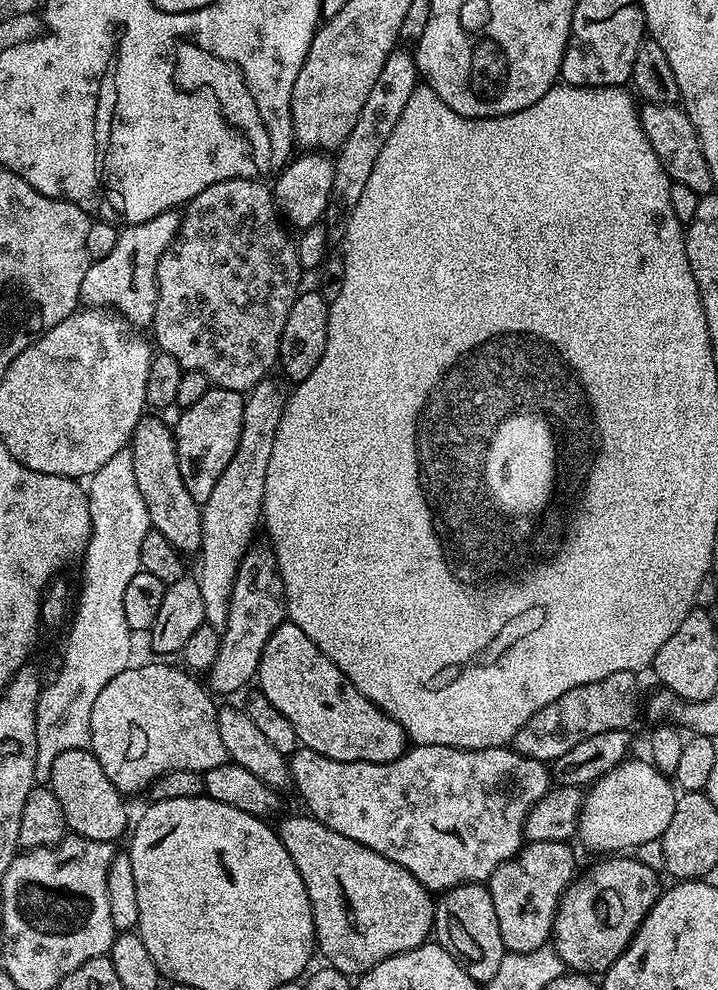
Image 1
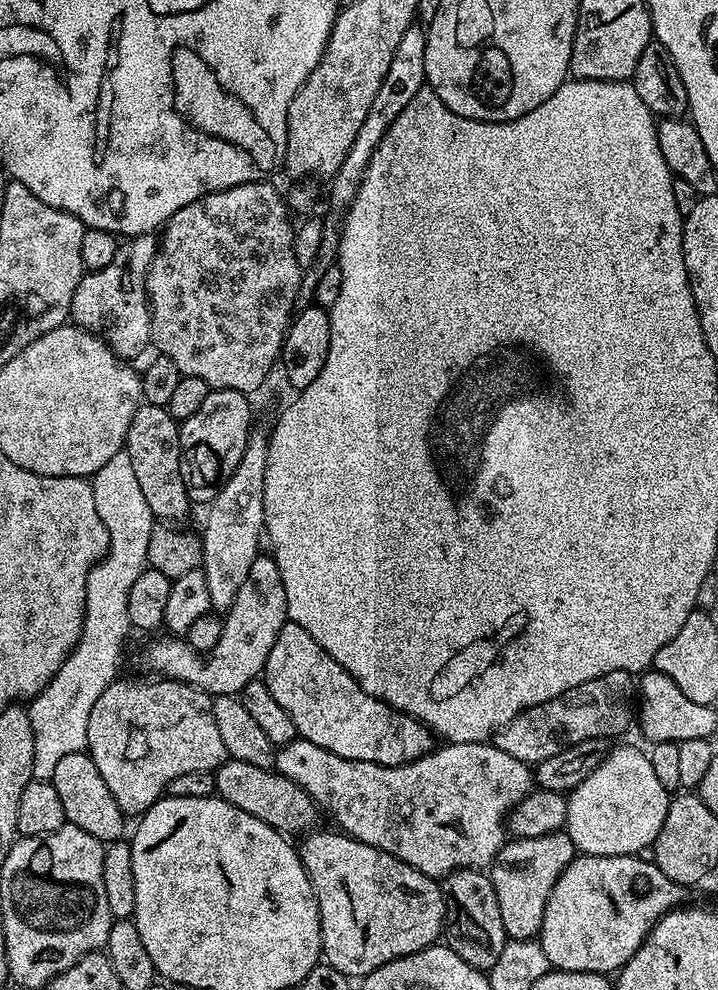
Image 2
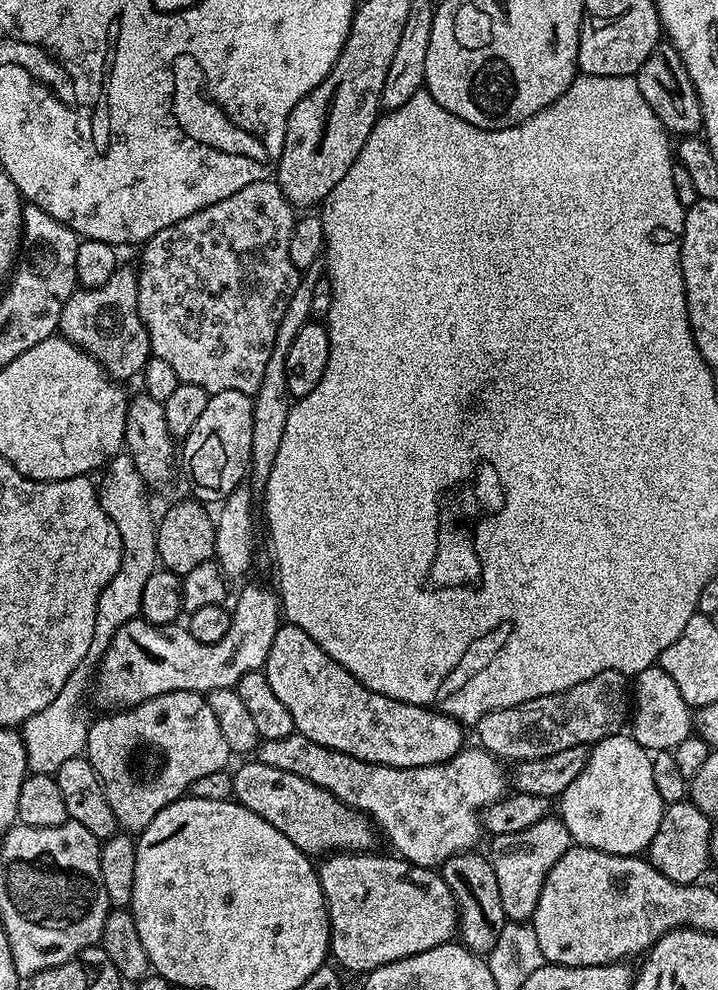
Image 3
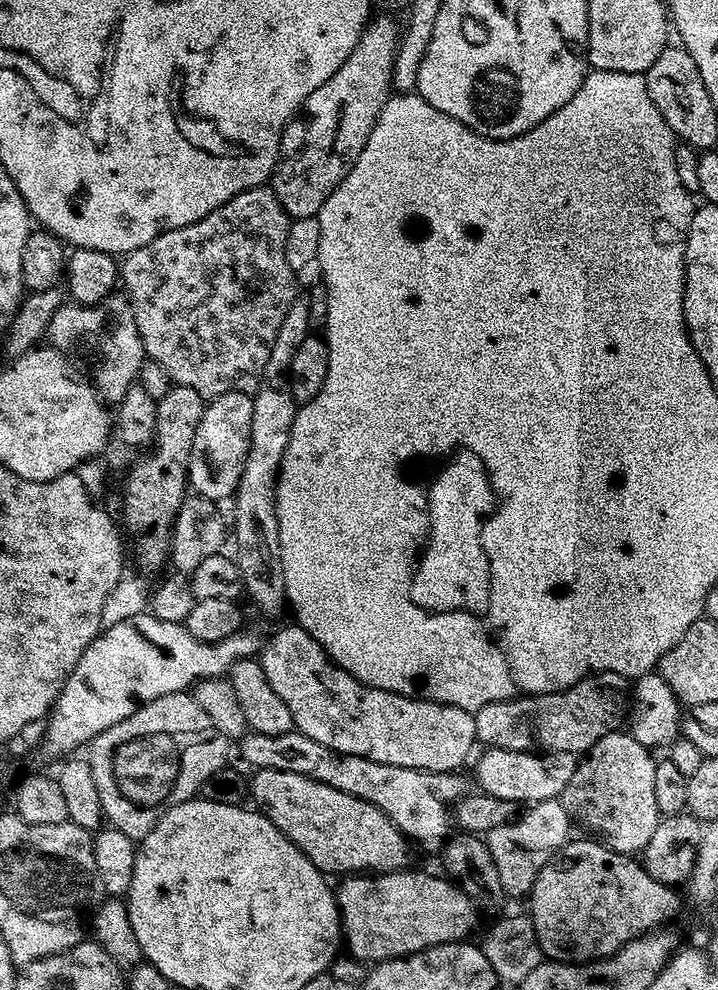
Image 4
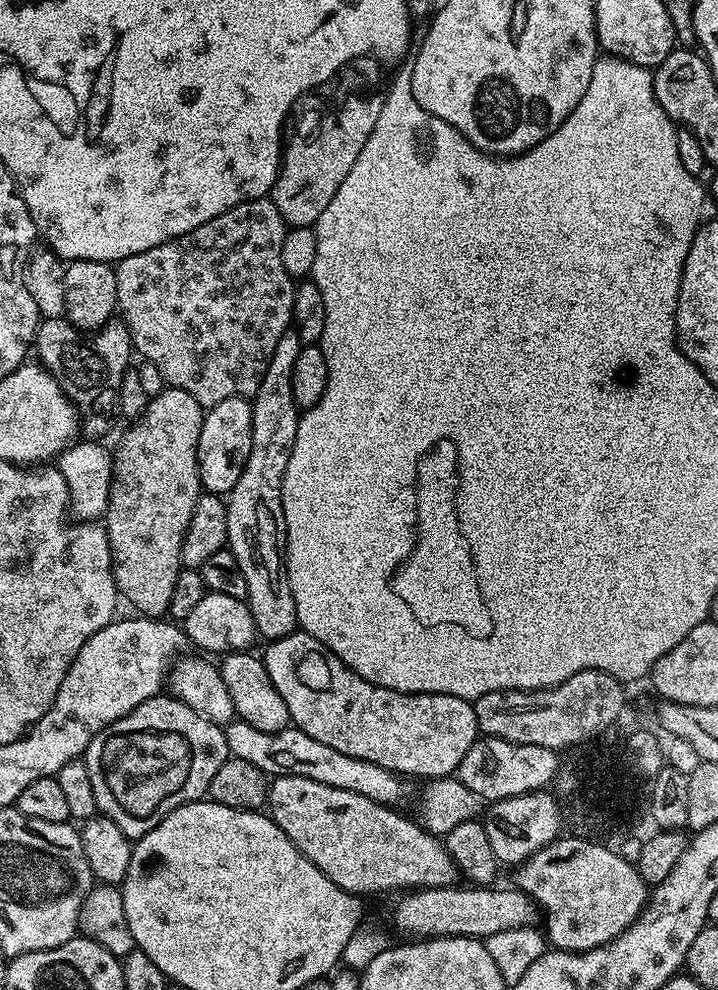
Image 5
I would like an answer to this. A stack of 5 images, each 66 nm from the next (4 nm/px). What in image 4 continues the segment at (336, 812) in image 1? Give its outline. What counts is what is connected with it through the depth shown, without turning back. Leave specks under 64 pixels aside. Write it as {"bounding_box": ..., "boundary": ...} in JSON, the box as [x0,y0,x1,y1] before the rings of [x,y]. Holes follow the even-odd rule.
{"bounding_box":[238,730,466,849],"boundary":[[[249,730],[240,737],[238,747],[241,758],[252,764],[253,769],[273,768],[309,776],[378,806],[413,845],[421,844],[424,848],[439,849],[449,839],[450,809],[466,792],[464,780],[456,772],[427,772],[370,762],[370,758],[330,750],[322,742],[314,742],[314,738],[295,730],[277,736]]]}

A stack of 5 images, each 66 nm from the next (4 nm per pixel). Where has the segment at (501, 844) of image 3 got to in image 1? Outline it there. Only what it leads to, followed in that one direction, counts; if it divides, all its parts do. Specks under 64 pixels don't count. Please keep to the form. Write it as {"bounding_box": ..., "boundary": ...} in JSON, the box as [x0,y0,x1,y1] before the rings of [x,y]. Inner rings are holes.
{"bounding_box":[486,842,577,954],"boundary":[[[528,842],[520,853],[498,866],[494,874],[486,881],[490,898],[494,898],[494,914],[498,914],[498,931],[502,934],[504,951],[527,954],[547,945],[552,938],[552,923],[564,897],[564,891],[577,875],[576,856],[572,853],[573,845],[568,842]]]}

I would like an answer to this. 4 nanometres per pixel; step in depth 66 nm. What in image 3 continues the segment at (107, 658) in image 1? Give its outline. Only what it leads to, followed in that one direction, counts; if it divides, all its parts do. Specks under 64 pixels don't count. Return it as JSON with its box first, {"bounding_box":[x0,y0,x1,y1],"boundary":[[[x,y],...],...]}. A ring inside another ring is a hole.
{"bounding_box":[22,454,158,775],"boundary":[[[127,454],[112,457],[103,469],[104,477],[98,480],[98,491],[100,493],[100,505],[106,510],[108,517],[118,526],[118,534],[122,538],[122,562],[118,566],[118,572],[110,578],[110,582],[102,590],[98,598],[98,610],[94,618],[94,638],[90,642],[89,657],[99,658],[103,656],[110,638],[128,620],[135,620],[140,616],[140,602],[142,600],[142,589],[146,586],[146,578],[150,578],[152,572],[157,571],[158,557],[156,555],[156,526],[157,521],[152,520],[152,512],[148,509],[148,496],[144,493],[146,481],[138,474],[138,466]],[[81,666],[70,674],[66,686],[58,690],[58,698],[50,702],[38,714],[30,714],[22,725],[22,735],[26,746],[29,773],[53,775],[60,769],[62,762],[70,762],[70,758],[81,755],[88,747],[88,729],[90,718],[84,714],[84,695],[89,695],[90,681],[93,679],[93,669]]]}

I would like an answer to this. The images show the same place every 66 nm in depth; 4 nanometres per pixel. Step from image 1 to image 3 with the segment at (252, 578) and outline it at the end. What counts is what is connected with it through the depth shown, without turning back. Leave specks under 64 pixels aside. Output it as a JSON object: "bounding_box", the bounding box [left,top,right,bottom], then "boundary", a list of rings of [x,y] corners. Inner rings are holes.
{"bounding_box":[94,584,282,710],"boundary":[[[252,584],[240,592],[236,608],[231,609],[230,630],[213,644],[198,642],[187,627],[175,624],[151,624],[137,618],[128,620],[110,638],[94,672],[94,696],[112,710],[132,708],[167,692],[207,694],[223,688],[235,688],[242,674],[259,672],[270,654],[270,642],[282,623],[280,598],[275,591]]]}

